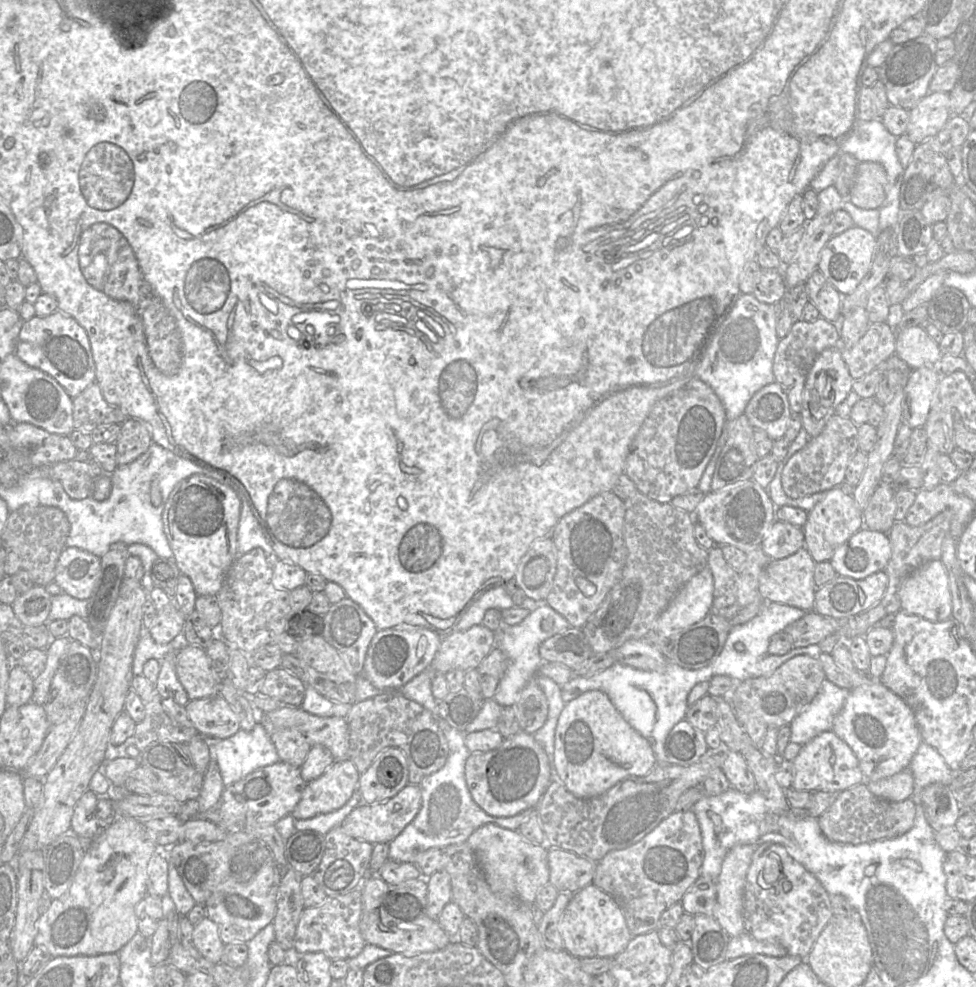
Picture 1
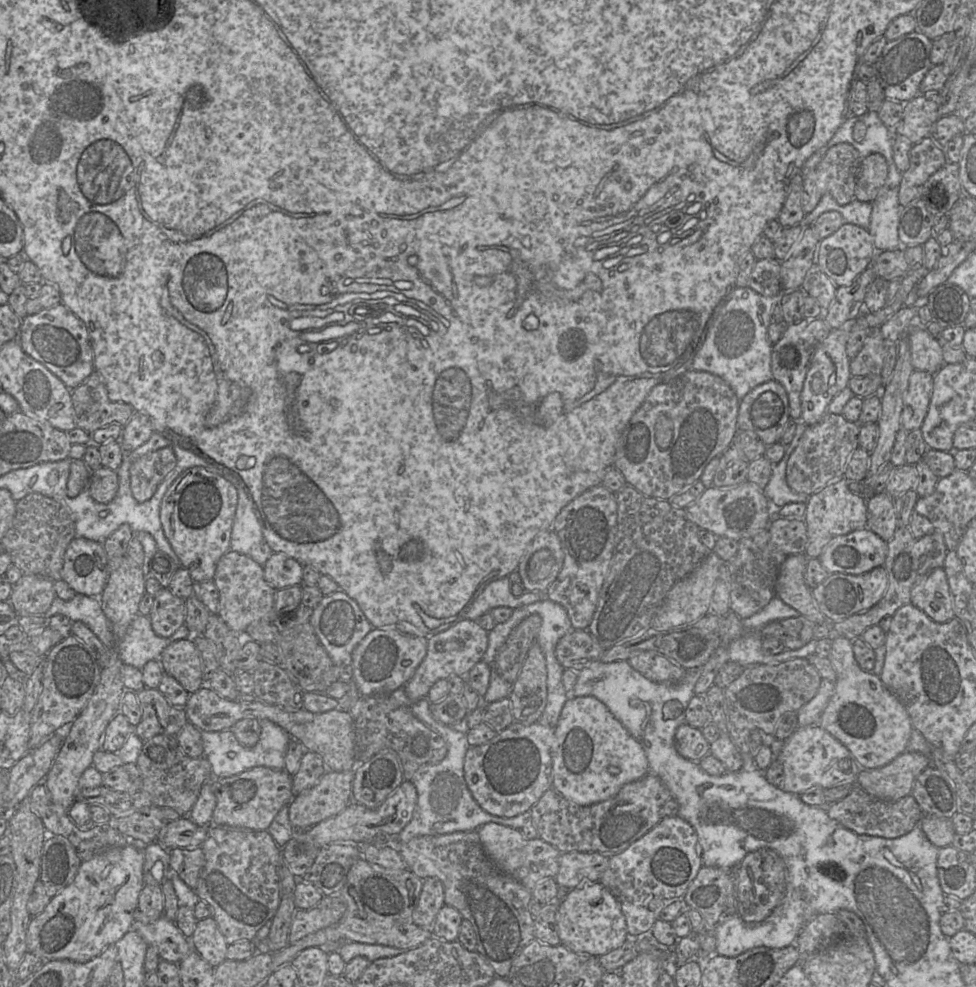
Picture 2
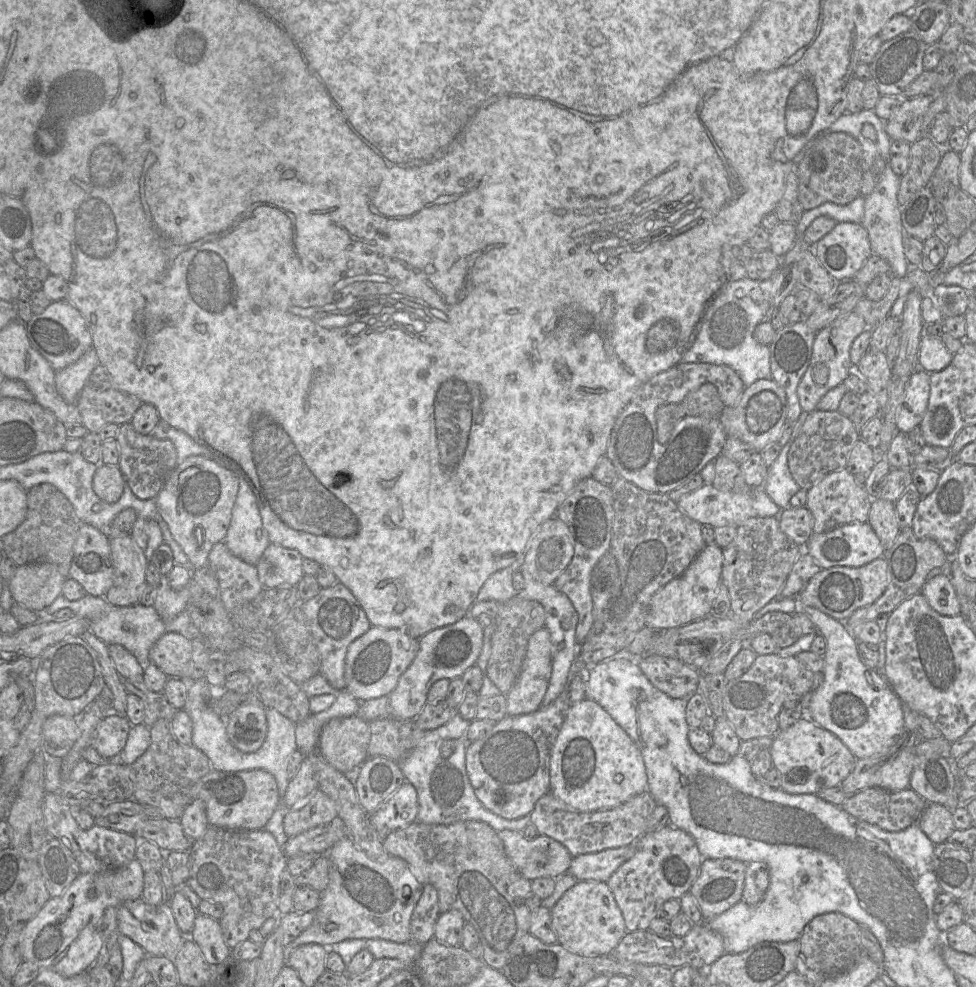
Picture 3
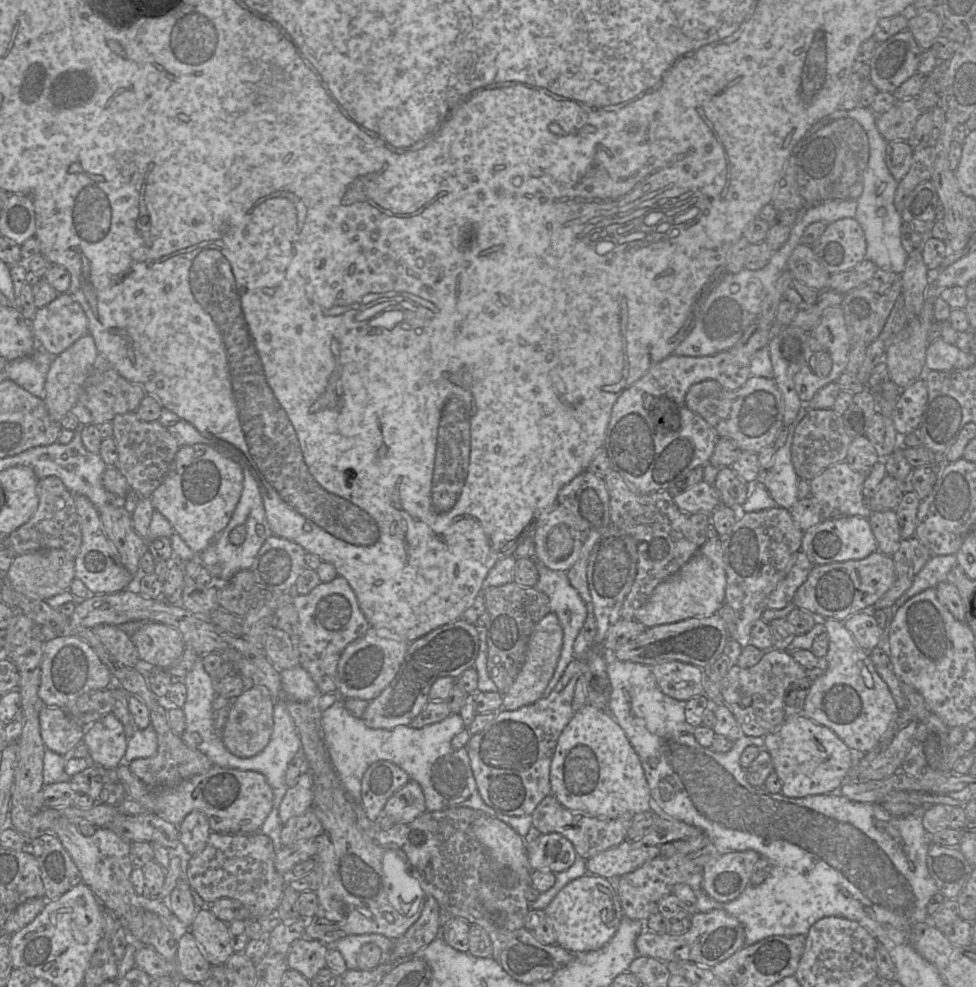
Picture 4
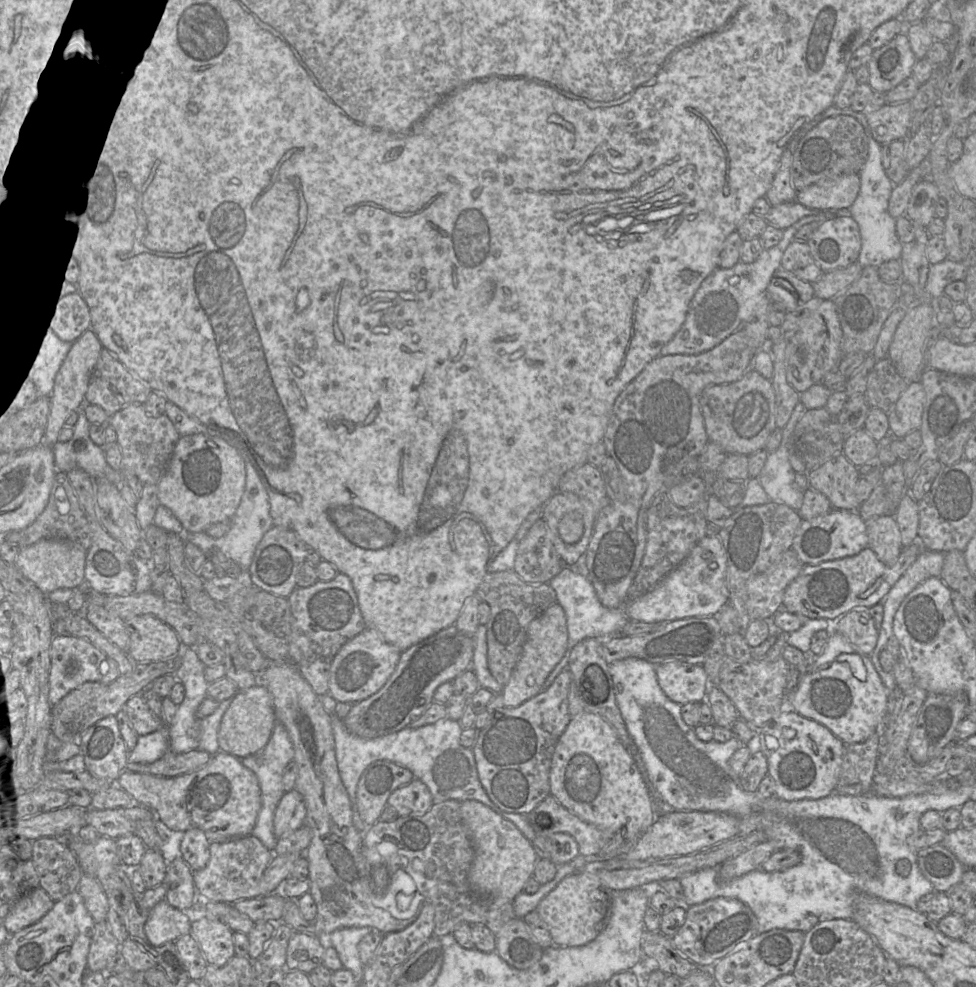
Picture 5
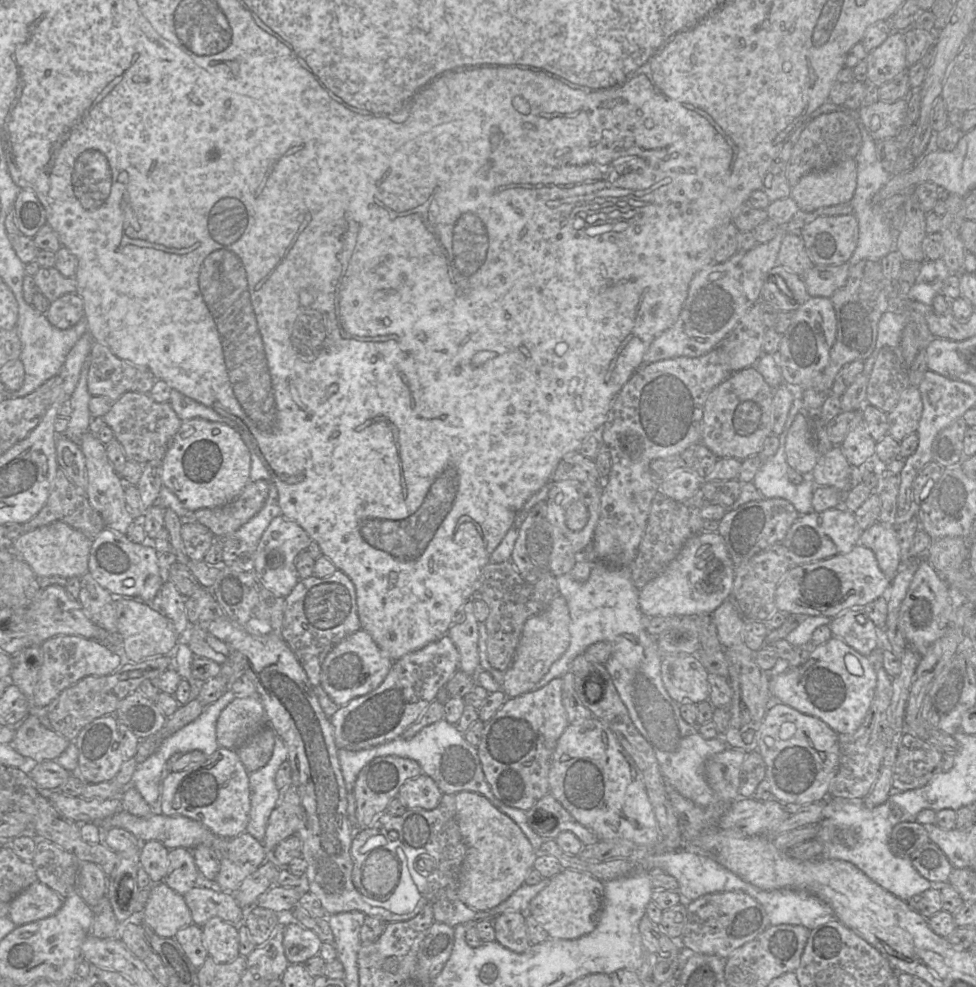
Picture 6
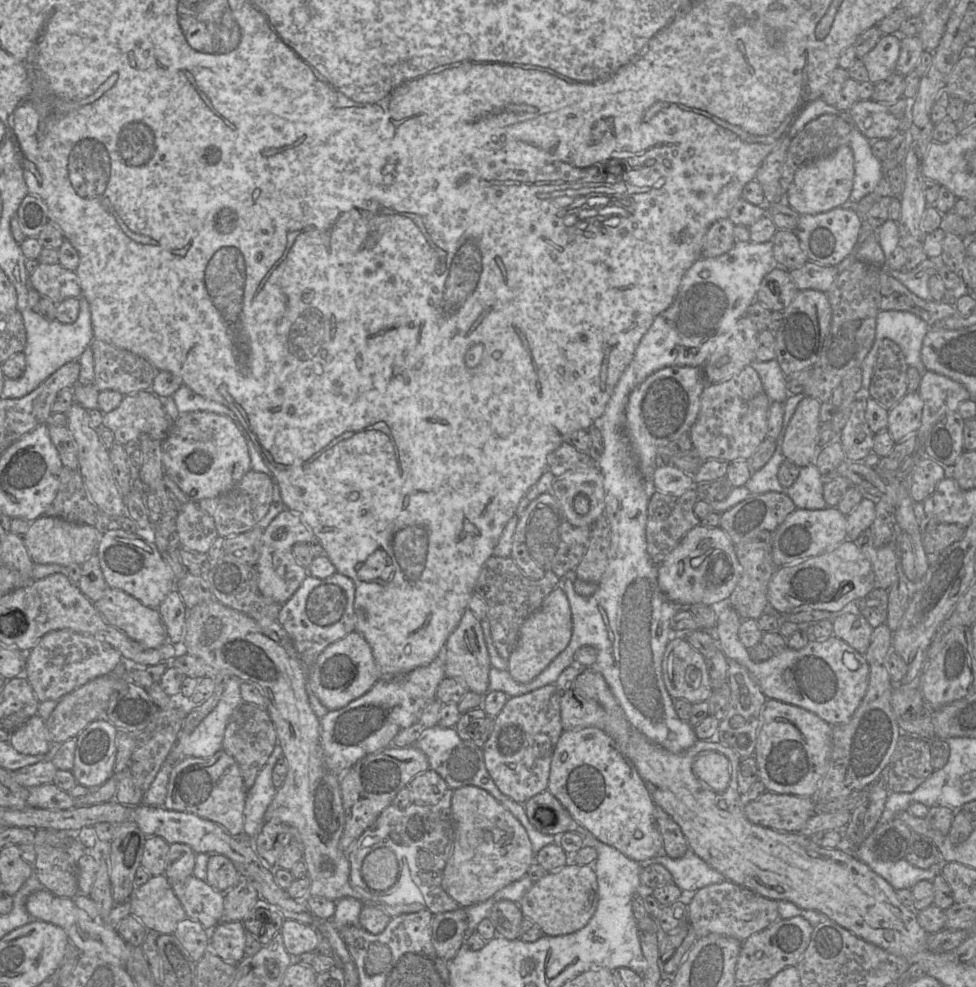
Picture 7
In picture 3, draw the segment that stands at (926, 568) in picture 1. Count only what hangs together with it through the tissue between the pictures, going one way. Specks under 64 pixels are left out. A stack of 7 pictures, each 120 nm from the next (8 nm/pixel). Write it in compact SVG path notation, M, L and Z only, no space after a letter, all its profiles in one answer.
M937 574L928 578L921 593L929 605L944 616L960 614L960 603L951 578L947 574Z

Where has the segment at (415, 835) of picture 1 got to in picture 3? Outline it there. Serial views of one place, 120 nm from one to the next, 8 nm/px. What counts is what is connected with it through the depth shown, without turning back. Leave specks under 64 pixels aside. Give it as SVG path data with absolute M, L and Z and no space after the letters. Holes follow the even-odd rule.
M457 714L444 725L426 731L420 743L402 761L397 762L406 781L417 791L417 821L447 825L458 821L477 820L487 823L496 831L507 829L522 832L531 823L530 814L518 819L505 819L486 809L475 795L466 772L466 749L470 741L465 734L470 722ZM446 739L456 739L456 747L454 752L444 759L440 753L440 746Z

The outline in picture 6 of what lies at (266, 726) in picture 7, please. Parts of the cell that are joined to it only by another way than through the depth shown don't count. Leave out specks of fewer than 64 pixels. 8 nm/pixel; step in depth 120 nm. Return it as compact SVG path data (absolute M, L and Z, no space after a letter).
M267 726L236 749L249 773L263 768L269 762L274 750L275 738L276 733Z

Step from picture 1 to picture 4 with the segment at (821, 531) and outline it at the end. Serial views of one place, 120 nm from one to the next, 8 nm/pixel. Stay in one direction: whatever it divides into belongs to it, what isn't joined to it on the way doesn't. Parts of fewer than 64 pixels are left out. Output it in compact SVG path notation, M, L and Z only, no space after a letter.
M842 461L810 480L810 496L819 504L822 519L849 516L869 518L872 511L863 495L865 478Z

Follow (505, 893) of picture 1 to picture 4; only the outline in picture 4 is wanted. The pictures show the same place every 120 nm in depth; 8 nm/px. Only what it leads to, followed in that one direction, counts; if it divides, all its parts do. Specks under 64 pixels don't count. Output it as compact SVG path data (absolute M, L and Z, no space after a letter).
M559 833L542 834L527 844L527 854L533 871L550 871L555 874L567 870L577 860L573 844Z

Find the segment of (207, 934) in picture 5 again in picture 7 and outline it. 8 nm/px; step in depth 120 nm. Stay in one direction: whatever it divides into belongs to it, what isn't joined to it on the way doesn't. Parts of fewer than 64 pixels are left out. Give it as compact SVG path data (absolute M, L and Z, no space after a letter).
M221 922L210 932L210 950L226 963L237 965L244 959L243 922Z

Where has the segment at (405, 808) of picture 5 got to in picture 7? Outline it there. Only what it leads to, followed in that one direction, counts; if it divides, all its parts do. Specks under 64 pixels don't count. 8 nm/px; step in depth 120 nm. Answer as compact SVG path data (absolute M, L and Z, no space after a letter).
M432 769L415 776L407 787L411 802L418 805L437 804L449 789L445 780Z

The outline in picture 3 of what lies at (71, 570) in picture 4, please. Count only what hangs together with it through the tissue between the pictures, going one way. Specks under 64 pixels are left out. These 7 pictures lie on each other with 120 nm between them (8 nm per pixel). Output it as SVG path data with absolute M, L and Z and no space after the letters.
M37 562L18 566L7 583L14 603L38 613L61 595L65 580L56 565Z

